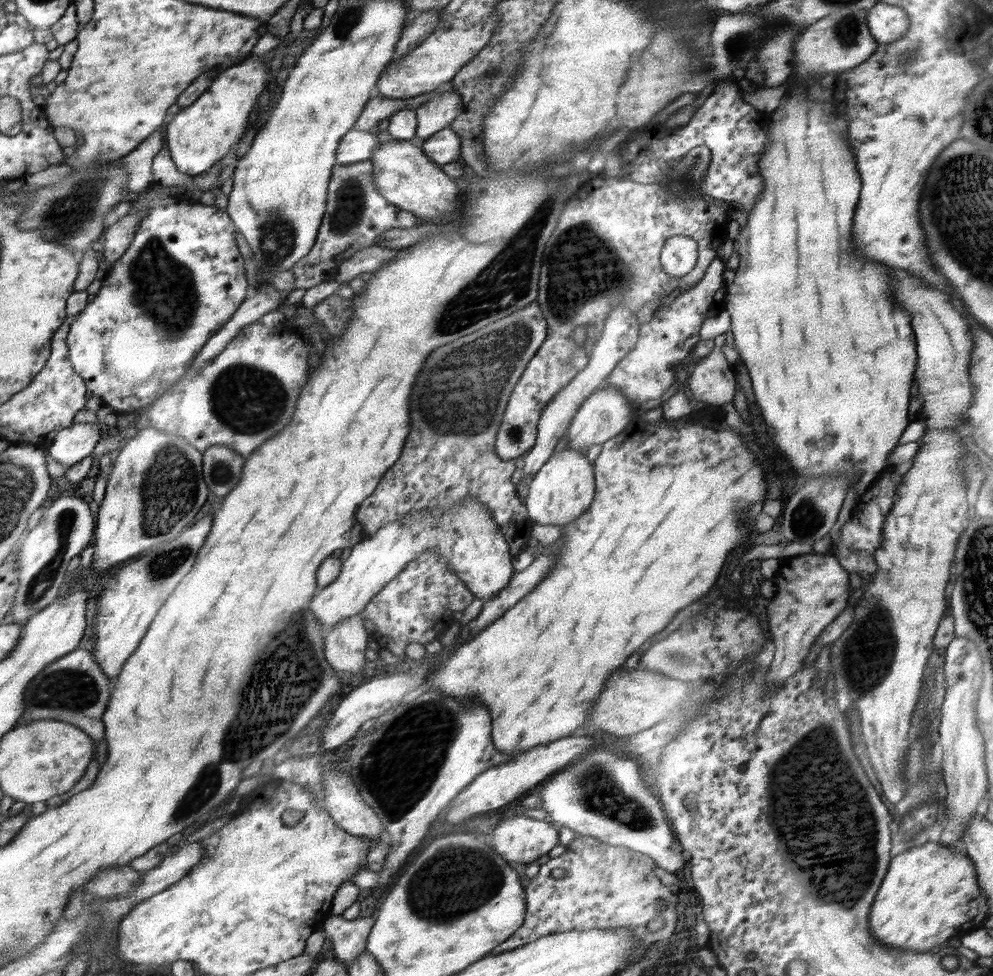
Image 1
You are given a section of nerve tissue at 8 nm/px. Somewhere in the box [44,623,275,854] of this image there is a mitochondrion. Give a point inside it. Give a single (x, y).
(205, 787)

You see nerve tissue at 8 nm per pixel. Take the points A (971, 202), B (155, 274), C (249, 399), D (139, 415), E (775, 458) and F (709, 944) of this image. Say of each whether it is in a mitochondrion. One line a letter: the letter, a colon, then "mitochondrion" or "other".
A: mitochondrion
B: mitochondrion
C: mitochondrion
D: other
E: other
F: other

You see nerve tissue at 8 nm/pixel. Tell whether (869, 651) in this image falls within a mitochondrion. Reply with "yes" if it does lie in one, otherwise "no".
yes

